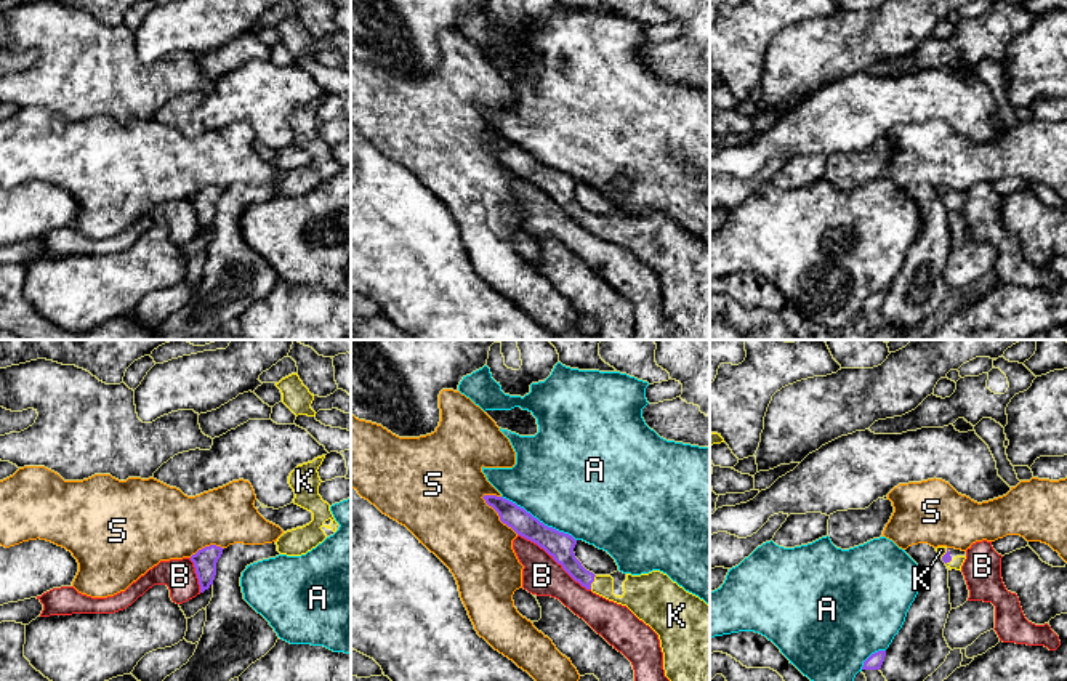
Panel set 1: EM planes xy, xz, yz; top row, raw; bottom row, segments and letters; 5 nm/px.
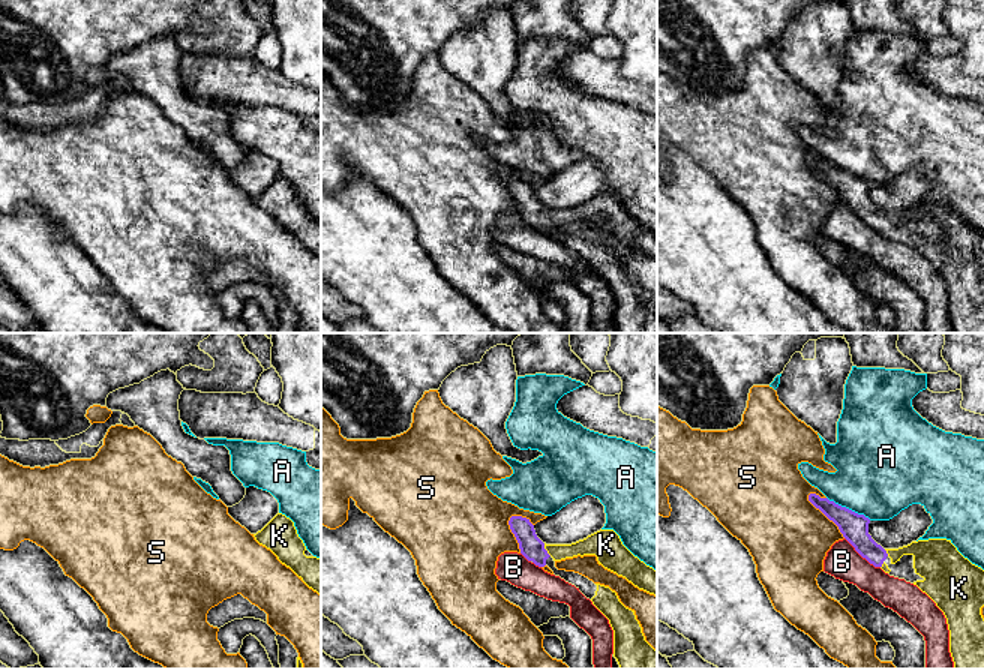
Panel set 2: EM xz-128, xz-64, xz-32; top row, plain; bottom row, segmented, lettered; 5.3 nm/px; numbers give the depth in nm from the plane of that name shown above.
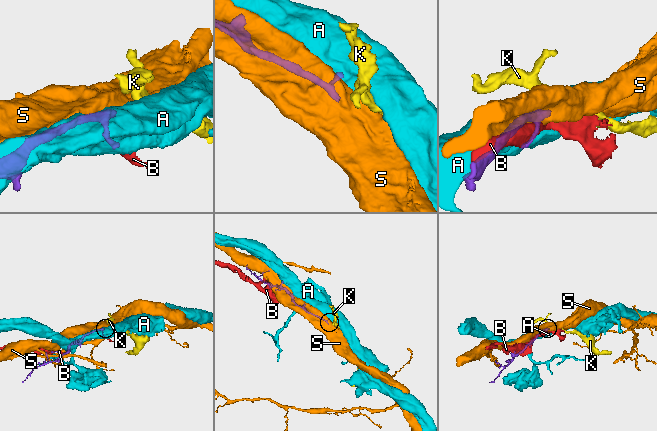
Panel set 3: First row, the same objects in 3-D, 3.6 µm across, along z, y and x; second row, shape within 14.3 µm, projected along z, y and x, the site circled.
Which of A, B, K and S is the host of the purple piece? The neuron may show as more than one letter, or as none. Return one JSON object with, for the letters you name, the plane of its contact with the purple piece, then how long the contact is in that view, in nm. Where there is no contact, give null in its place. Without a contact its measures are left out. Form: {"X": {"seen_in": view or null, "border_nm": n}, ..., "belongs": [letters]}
{"K": {"seen_in": "xz", "border_nm": 80}, "belongs": ["K"]}

